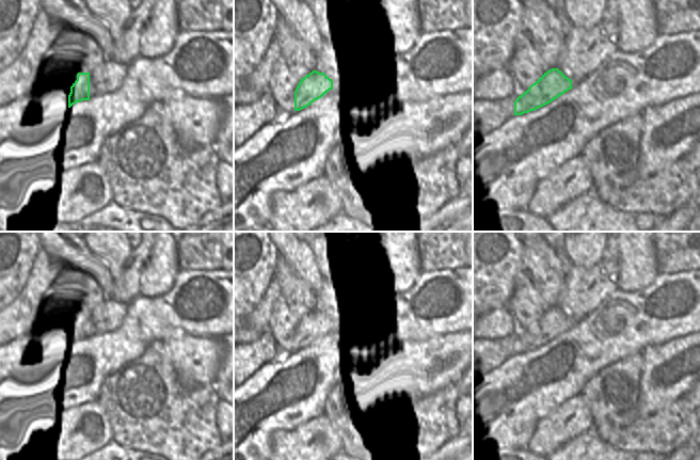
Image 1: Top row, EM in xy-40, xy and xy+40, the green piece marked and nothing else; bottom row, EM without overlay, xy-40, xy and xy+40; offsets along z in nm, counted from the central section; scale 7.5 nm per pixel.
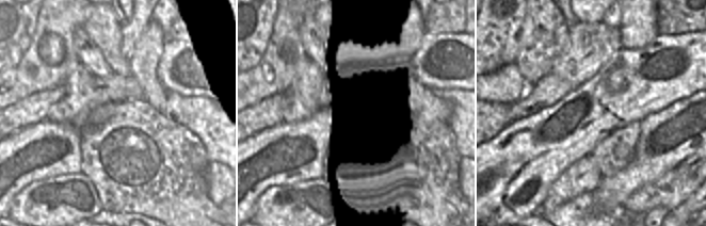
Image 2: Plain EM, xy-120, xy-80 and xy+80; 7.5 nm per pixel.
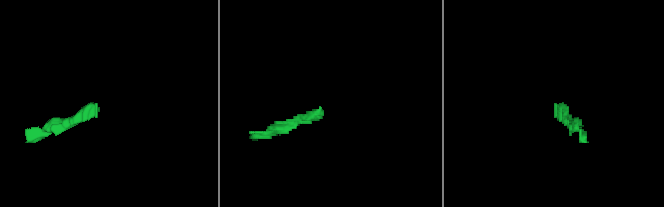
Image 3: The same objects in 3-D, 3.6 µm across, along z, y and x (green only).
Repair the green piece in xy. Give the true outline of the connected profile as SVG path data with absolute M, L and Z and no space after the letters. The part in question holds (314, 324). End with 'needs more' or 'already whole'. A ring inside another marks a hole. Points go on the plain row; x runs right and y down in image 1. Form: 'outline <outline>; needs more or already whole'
outline M313 310L301 318L295 330L295 350L300 350L315 339L324 335L330 329L334 331L352 321L352 316L341 313L340 320L333 320L324 312Z; needs more

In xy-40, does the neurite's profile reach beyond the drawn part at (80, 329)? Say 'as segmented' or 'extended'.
extended

